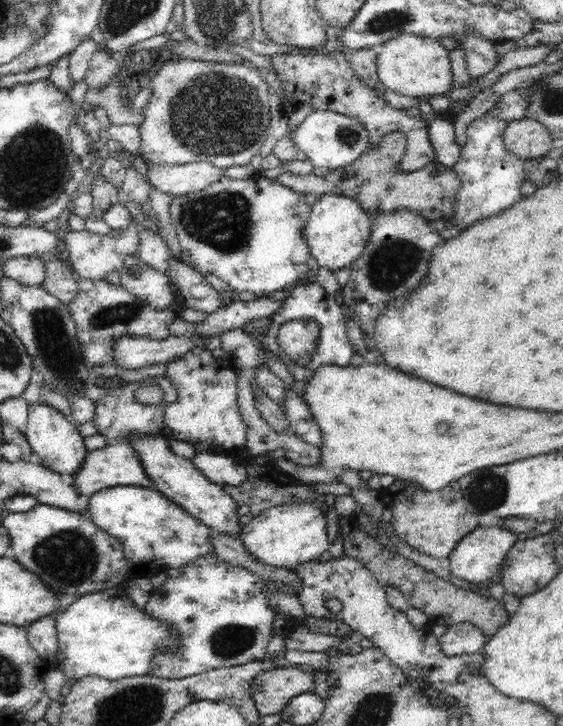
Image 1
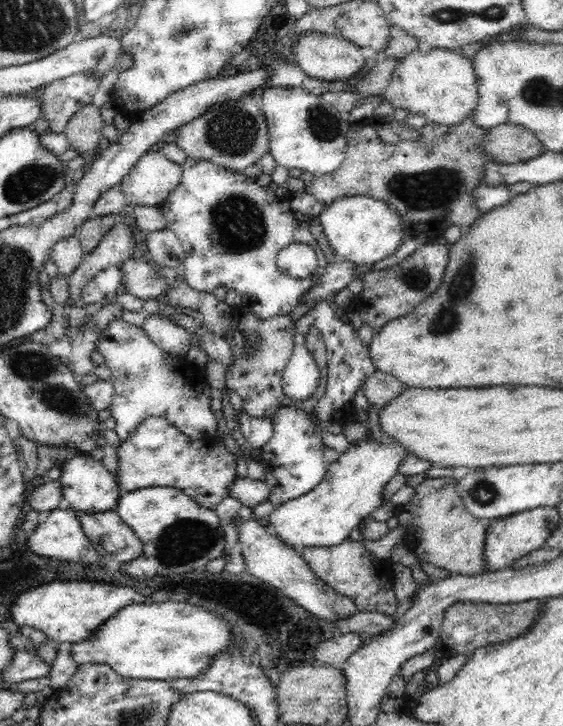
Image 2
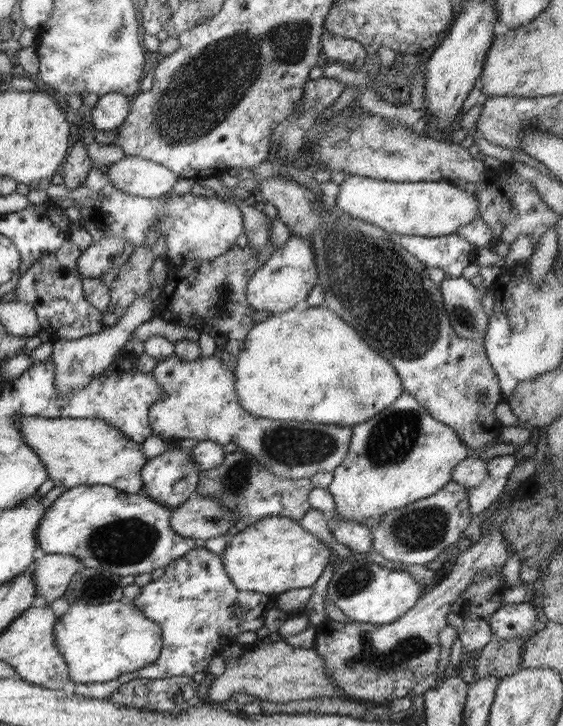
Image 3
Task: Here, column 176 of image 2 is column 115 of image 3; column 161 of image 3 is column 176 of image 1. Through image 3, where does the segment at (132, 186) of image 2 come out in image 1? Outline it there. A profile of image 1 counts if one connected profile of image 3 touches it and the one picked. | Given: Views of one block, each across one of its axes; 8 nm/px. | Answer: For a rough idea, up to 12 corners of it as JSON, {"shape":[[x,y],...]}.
{"shape":[[212,163],[146,164],[150,188],[174,197],[224,177]]}

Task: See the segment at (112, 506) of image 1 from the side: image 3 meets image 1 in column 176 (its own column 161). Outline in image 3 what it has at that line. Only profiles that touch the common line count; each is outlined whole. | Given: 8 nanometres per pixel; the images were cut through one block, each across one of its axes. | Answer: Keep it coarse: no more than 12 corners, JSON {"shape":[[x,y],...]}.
{"shape":[[66,489],[39,520],[44,554],[120,576],[196,547],[144,492]]}

